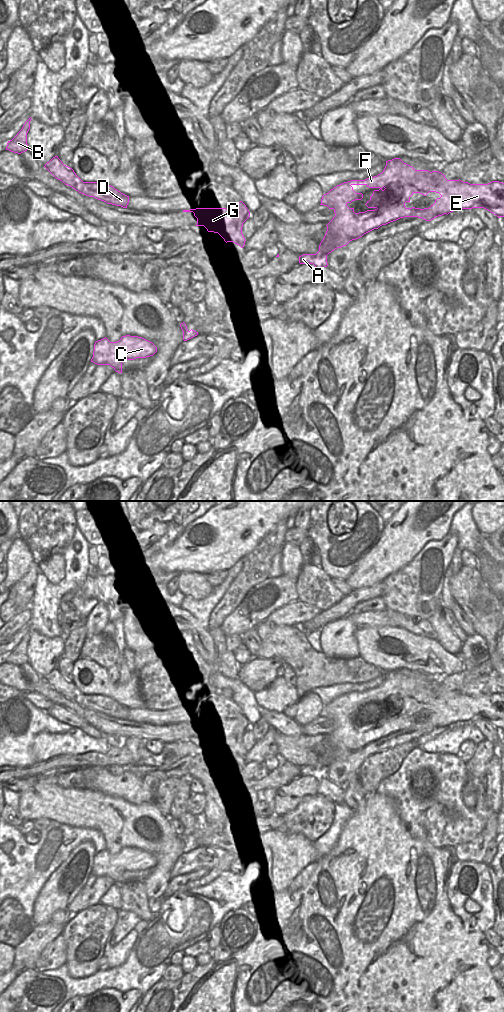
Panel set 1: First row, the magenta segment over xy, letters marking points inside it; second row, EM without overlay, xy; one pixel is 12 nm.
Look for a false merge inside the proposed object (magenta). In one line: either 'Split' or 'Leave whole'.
Split.

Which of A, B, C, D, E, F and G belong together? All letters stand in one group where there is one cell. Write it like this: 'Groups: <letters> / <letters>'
Groups: A C E F / B D G.

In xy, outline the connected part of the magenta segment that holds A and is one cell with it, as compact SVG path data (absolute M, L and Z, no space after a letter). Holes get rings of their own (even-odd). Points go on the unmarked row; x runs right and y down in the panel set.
M400 670L386 673L382 685L365 692L351 692L337 697L328 705L324 706L321 716L327 717L334 722L335 728L326 737L326 746L319 757L316 766L303 766L299 768L300 776L313 776L317 781L328 778L327 767L337 760L346 758L350 753L362 749L364 746L378 741L382 737L396 733L404 729L418 729L426 733L449 726L458 721L484 720L498 730L504 729L504 695L492 693L488 696L470 696L459 692L447 692L439 683L415 682L412 678L404 675ZM353 697L366 697L374 700L370 712L365 716L369 721L365 724L355 725L354 720L349 720L348 715L363 710L362 705L356 705ZM429 704L441 707L429 720L406 720L405 715L410 714L414 705L426 708Z

